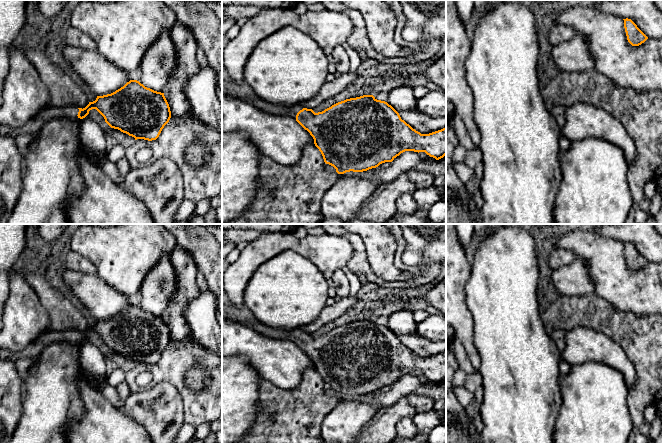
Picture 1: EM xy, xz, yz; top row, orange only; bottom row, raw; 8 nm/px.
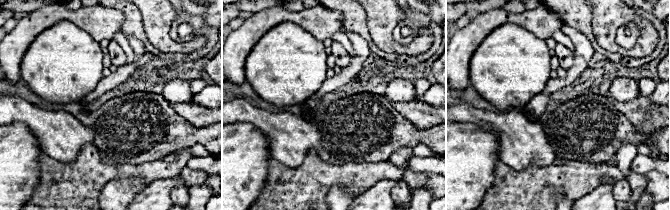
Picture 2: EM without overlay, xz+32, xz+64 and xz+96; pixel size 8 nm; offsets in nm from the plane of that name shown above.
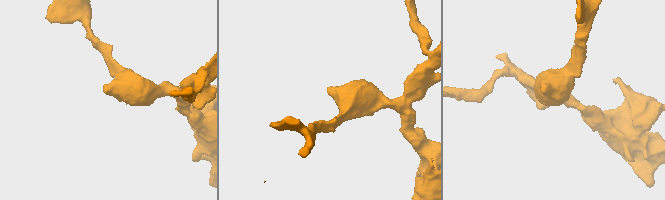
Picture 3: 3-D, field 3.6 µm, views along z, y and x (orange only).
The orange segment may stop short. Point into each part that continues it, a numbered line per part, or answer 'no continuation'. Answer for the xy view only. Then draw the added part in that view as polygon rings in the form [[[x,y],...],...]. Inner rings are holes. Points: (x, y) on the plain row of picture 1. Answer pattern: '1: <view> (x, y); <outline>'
1: xy (34, 350); [[[49,330],[41,334],[36,340],[29,344],[25,349],[20,352],[10,352],[0,348],[0,359],[11,358],[17,360],[20,358],[34,358],[37,359],[42,354],[44,348],[51,343],[64,342],[70,345],[80,345],[77,340],[79,333],[75,330]]]

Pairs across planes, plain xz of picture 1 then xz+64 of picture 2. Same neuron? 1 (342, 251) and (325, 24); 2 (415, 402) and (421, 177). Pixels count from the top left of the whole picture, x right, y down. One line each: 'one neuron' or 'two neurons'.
1: one neuron
2: one neuron

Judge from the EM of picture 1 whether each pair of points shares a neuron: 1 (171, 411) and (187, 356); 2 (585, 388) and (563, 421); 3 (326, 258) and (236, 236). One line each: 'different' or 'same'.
1: different
2: same
3: different

